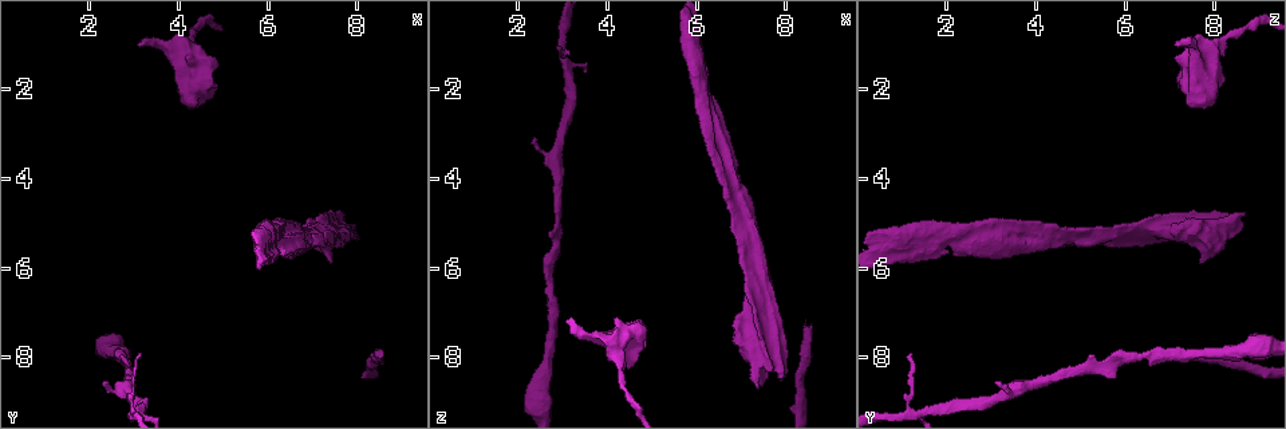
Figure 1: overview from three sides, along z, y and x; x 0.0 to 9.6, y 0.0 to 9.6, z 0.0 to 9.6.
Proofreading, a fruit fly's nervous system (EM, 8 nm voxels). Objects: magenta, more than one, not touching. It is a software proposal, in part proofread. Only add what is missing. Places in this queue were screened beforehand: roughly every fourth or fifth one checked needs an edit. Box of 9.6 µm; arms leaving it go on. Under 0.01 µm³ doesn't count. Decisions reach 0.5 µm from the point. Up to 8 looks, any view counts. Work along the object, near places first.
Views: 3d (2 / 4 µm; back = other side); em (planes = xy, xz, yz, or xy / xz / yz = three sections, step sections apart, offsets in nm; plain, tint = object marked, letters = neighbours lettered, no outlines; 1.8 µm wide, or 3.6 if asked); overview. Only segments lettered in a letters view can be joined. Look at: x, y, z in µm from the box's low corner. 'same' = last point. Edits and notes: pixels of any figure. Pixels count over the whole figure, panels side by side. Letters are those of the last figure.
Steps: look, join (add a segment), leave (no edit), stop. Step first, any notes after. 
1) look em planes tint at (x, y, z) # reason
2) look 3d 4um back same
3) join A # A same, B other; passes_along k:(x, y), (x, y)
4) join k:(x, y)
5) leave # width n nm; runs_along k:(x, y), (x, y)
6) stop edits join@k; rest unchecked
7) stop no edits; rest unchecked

look em yz step 16 tint at (3.15, 1.05, 7.15) # free end

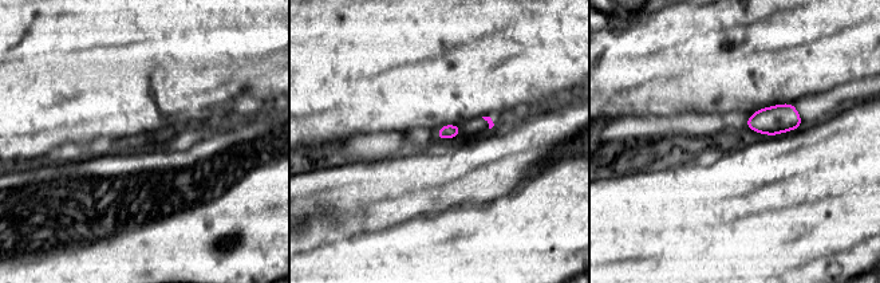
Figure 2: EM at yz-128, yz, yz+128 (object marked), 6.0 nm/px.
look em planes letters same

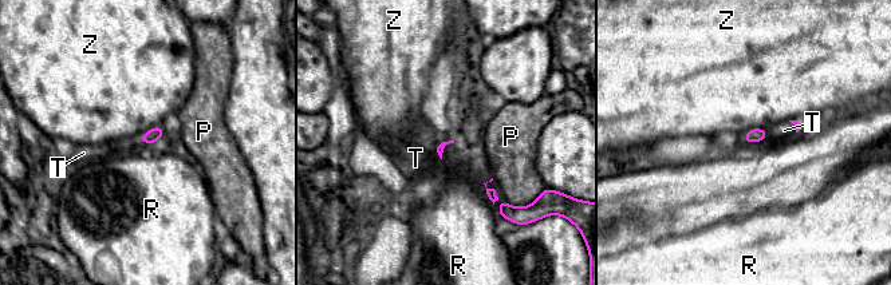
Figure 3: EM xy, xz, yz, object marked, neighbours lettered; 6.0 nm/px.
join T # P other, R other, T same, Z other; passes_along 3:(752, 135), (767, 134), (784, 130); it goes on there

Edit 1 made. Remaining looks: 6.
look overview # redraw

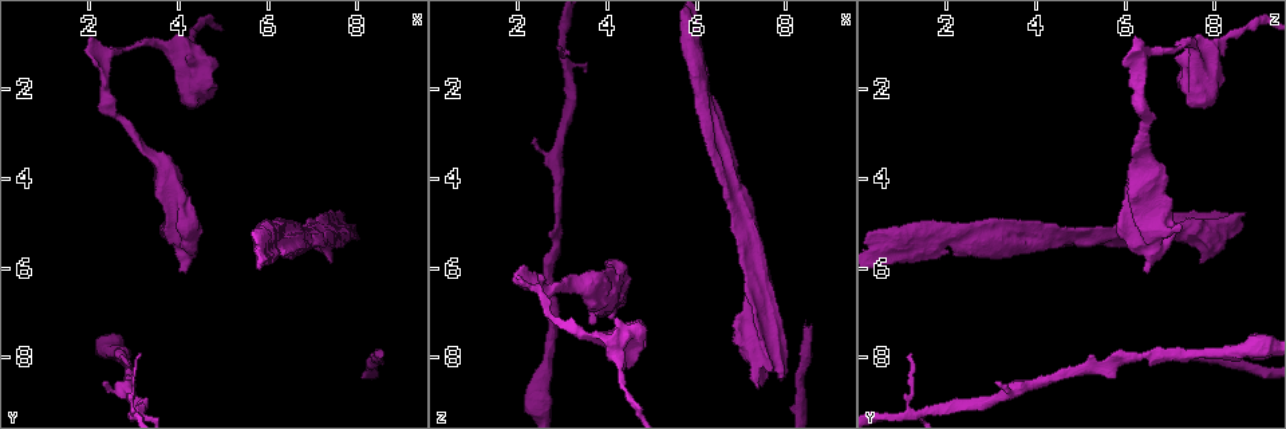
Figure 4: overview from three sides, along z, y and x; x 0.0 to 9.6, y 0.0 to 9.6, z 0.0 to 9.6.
look em 3.6um yz step 16 letters at (7.65, 4.80, 8.25) # an open end

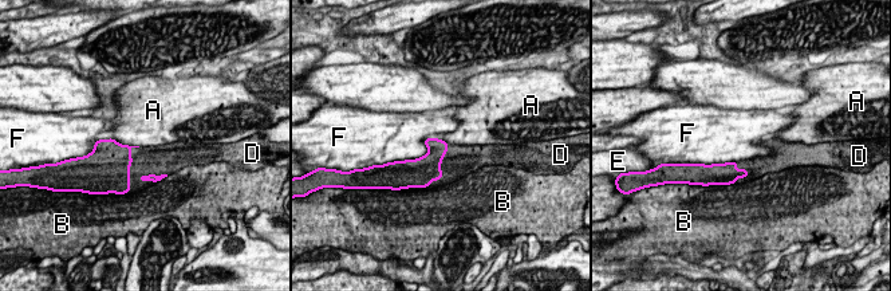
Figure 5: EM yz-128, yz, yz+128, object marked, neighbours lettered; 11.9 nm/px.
look em 3.6um planes letters same # cut it another way

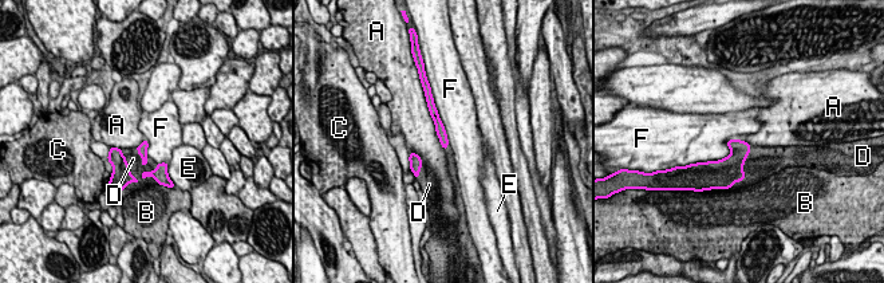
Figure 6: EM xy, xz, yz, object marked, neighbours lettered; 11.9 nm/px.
join D # A other, B other, C other, D same, E other, F other; passes_along 6:(158, 175), (141, 165), (133, 158); the neuron continues

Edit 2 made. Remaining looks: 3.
look overview

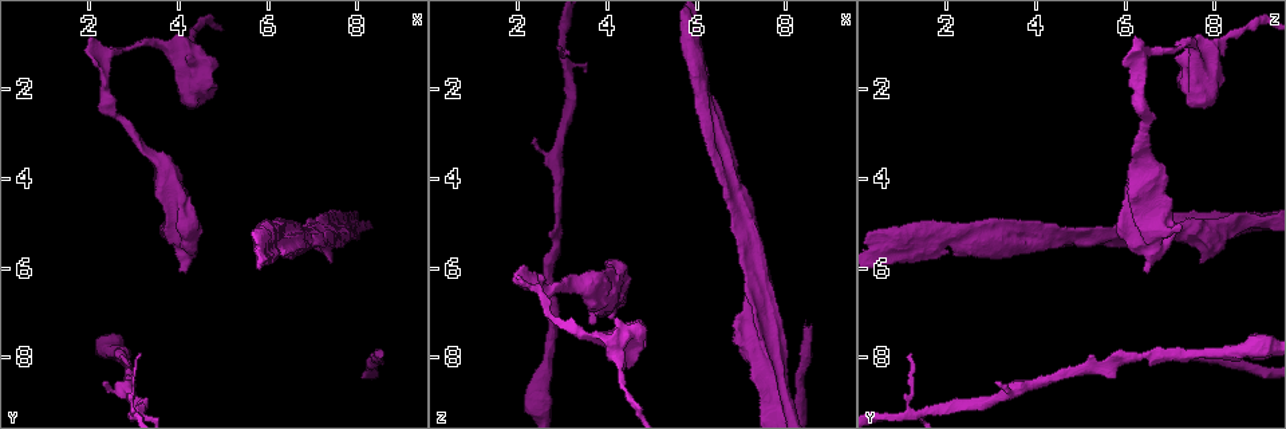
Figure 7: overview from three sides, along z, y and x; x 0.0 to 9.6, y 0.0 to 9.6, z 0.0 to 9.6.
look em planes letters at (6.95, 5.05, 5.80) # branch stops here

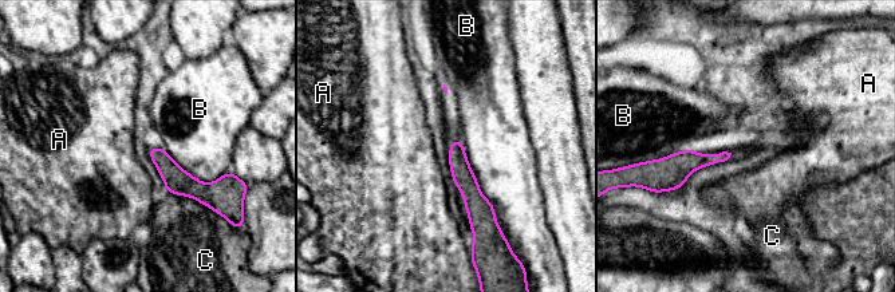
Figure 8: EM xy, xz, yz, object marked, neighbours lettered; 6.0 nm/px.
leave # longest_contact B 550 nm; A other, B other, C other; runs_along 8:(456, 143), (474, 224); no lettered segment goes on from it

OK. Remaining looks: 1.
stop edits join@3, join@6; rest unchecked

